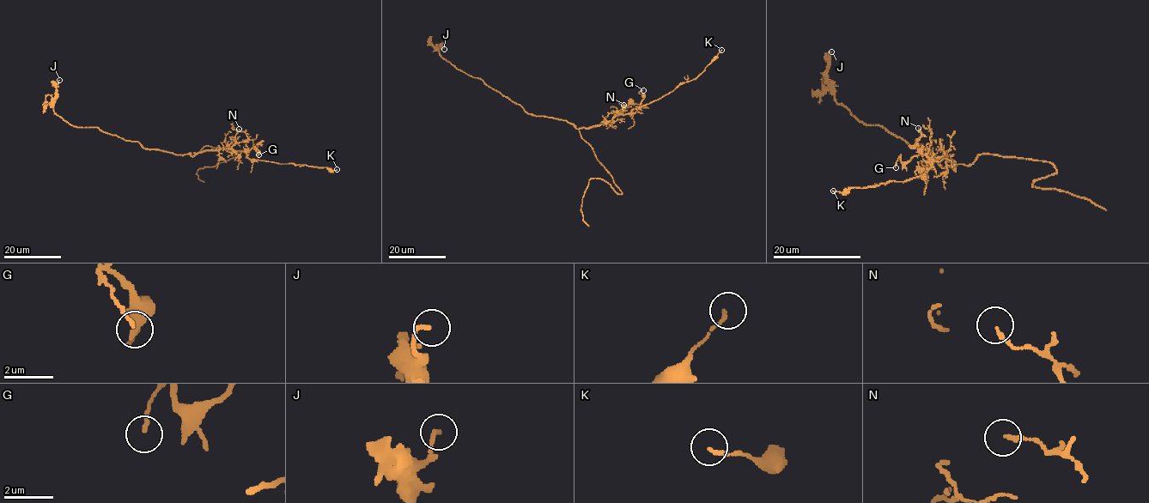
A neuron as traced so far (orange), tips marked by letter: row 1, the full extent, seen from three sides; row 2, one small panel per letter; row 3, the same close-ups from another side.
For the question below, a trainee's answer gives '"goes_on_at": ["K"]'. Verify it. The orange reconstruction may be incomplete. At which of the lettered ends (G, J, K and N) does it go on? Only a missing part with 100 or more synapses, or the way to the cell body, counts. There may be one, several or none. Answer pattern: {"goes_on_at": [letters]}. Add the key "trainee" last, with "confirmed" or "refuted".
{"goes_on_at": [], "trainee": "refuted"}

